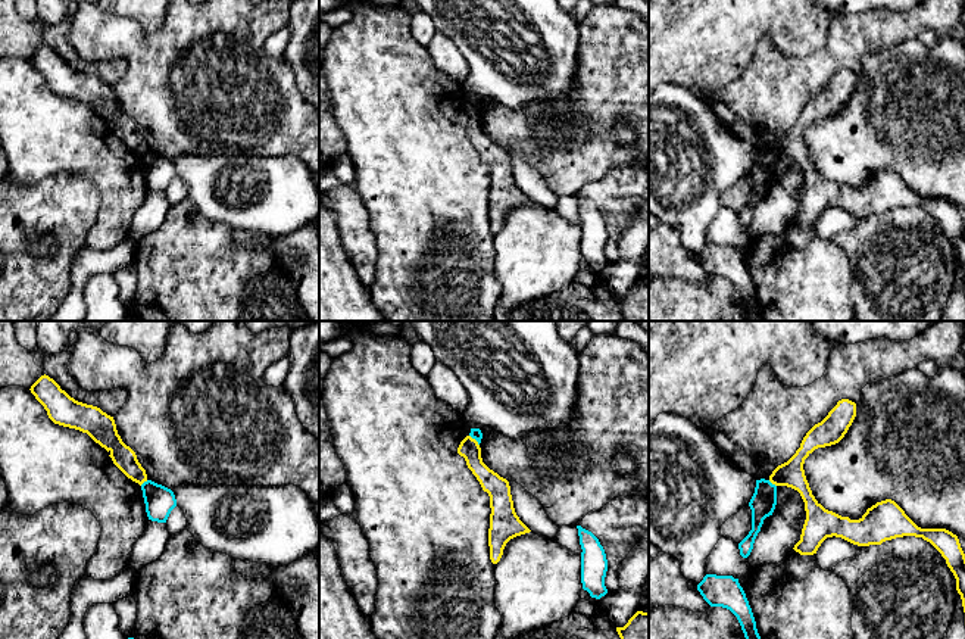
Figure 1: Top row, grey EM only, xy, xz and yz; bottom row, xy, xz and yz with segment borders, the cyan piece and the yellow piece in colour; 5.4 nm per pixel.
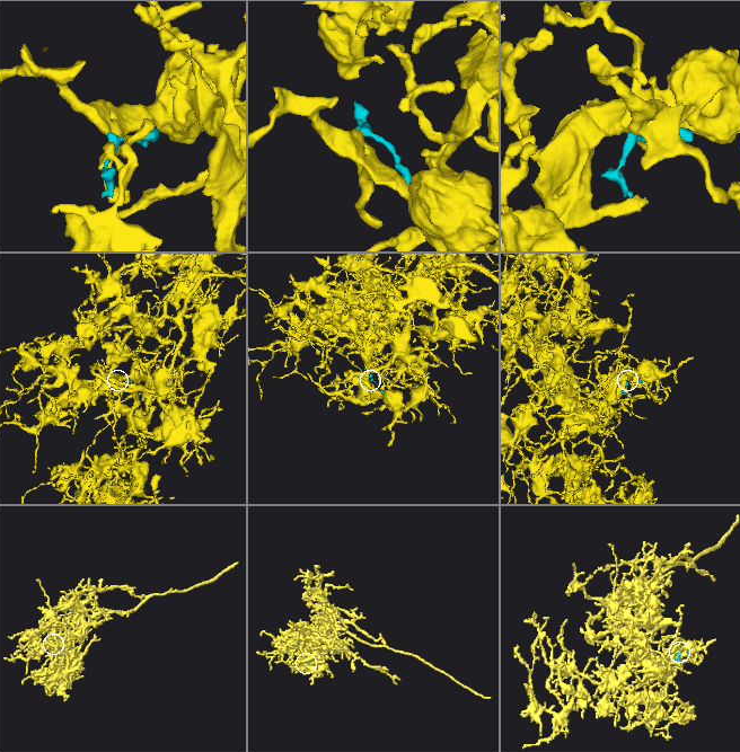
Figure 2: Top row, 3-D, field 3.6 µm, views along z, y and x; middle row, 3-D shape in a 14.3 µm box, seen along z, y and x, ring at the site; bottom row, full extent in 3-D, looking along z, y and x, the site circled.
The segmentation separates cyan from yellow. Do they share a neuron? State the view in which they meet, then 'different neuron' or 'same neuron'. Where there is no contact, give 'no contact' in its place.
contact in xz; different neuron

